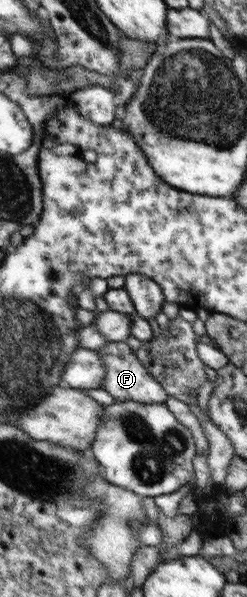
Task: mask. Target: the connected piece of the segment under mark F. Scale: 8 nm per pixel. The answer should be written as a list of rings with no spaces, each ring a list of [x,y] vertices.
[[[126,341],[110,342],[96,349],[104,366],[105,378],[102,388],[107,390],[116,401],[136,400],[143,404],[166,403],[169,393],[157,382],[157,379],[149,374],[147,368],[141,364],[134,350],[127,345]]]

